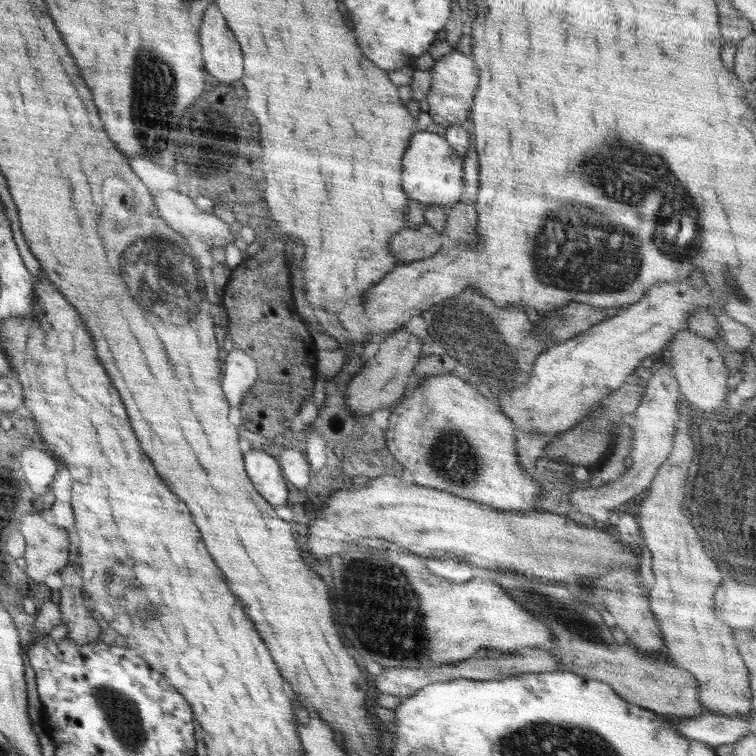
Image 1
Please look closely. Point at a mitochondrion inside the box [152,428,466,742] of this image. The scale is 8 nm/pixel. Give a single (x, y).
(370, 585)

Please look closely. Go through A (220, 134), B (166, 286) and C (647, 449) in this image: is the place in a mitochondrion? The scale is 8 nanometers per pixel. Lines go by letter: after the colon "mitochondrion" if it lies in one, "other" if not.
A: other
B: mitochondrion
C: other

